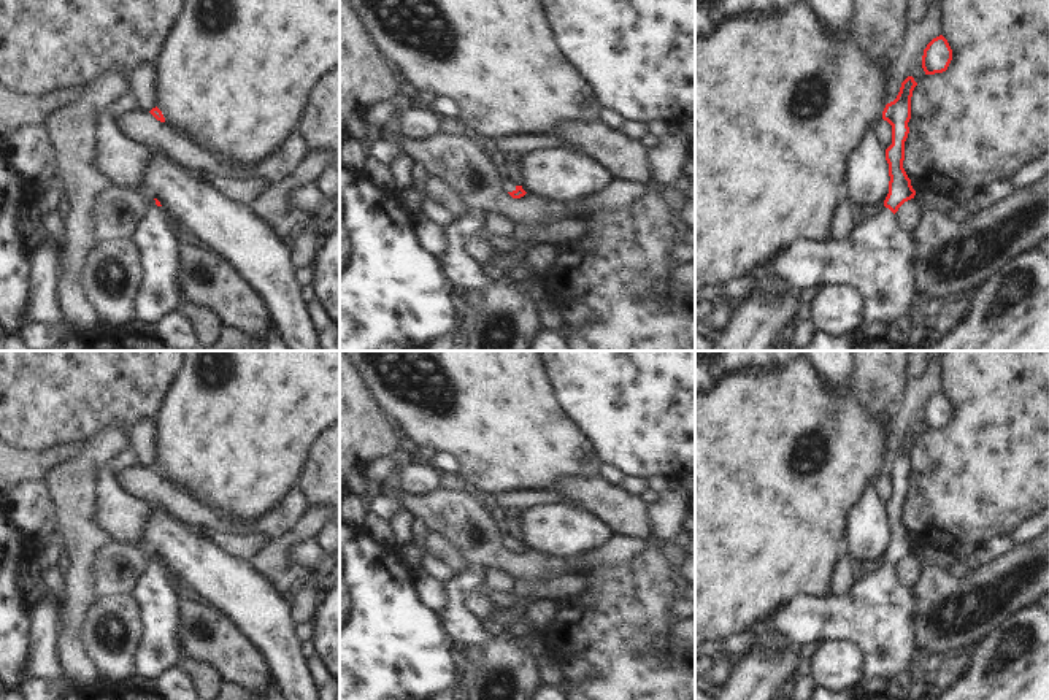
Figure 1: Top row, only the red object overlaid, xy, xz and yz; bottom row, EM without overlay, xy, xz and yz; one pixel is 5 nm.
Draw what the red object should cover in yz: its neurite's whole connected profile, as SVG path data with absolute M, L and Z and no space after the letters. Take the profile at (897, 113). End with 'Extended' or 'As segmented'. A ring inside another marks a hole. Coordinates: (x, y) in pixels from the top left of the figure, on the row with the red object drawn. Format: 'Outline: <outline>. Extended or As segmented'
Outline: M908 76L897 98L882 111L882 119L892 125L892 144L886 149L890 181L882 213L855 225L843 241L830 237L824 241L795 241L768 267L725 286L727 297L741 300L754 284L778 278L798 294L825 286L849 286L862 295L868 322L892 322L909 311L916 297L914 235L897 225L895 213L916 195L903 168L916 86L914 78Z. Extended.

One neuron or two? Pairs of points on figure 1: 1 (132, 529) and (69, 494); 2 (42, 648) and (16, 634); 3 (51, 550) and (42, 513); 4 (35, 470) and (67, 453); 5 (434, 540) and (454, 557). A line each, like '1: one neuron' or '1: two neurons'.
1: two neurons
2: two neurons
3: two neurons
4: one neuron
5: one neuron

